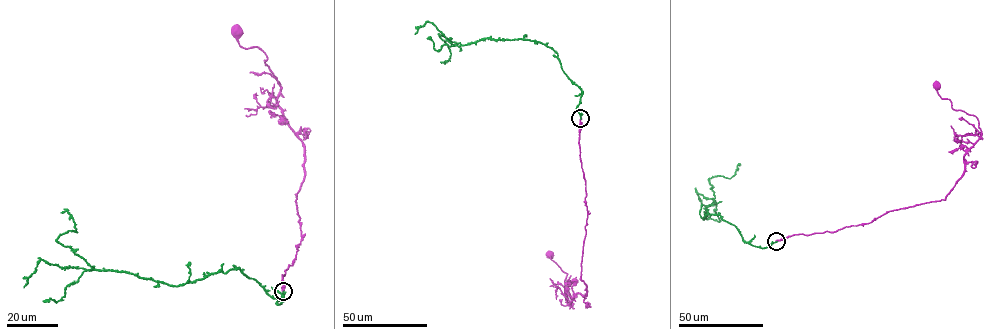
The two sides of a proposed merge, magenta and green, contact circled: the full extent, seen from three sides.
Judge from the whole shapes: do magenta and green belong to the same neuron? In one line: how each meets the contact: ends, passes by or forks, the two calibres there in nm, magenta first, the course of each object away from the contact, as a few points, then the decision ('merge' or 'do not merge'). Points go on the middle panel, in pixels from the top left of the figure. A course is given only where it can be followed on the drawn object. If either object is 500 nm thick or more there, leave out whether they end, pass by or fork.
550/280 nm | magenta via (580, 118), (587, 213), (581, 279), (587, 295), (577, 293), (572, 306), (565, 297), (567, 273), (548, 254) | green via (581, 118), (576, 108), (582, 92), (545, 45), (487, 38), (461, 44), (439, 34), (451, 54), (440, 61) | do not merge

